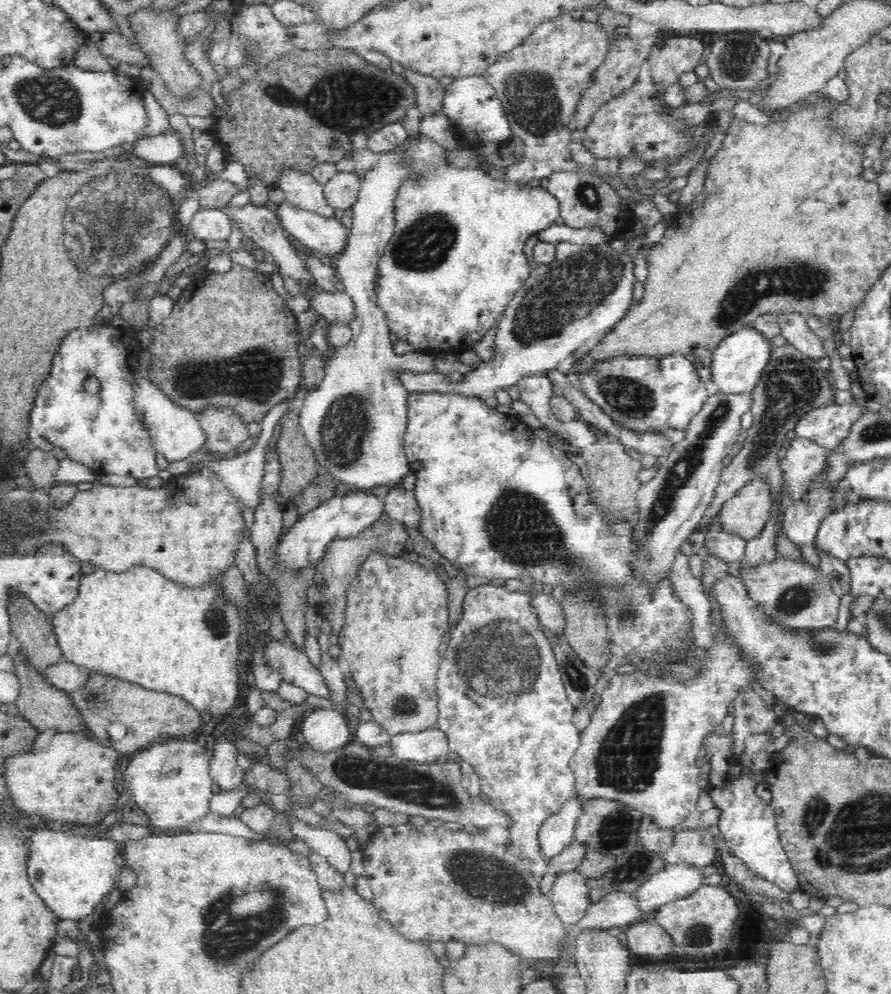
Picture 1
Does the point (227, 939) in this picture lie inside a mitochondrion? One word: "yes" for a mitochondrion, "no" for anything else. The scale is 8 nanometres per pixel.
yes

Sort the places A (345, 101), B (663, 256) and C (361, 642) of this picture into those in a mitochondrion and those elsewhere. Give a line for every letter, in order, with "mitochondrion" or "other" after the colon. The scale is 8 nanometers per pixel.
A: mitochondrion
B: other
C: other

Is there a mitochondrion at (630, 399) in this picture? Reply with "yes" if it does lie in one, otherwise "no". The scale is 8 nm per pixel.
yes

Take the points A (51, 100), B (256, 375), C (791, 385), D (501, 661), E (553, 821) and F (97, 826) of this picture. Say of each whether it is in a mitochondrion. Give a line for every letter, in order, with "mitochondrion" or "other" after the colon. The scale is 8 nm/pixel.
A: mitochondrion
B: mitochondrion
C: mitochondrion
D: mitochondrion
E: other
F: other

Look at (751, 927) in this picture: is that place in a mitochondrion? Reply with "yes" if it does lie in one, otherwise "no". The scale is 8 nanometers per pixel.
no

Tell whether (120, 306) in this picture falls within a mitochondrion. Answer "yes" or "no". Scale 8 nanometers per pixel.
no

